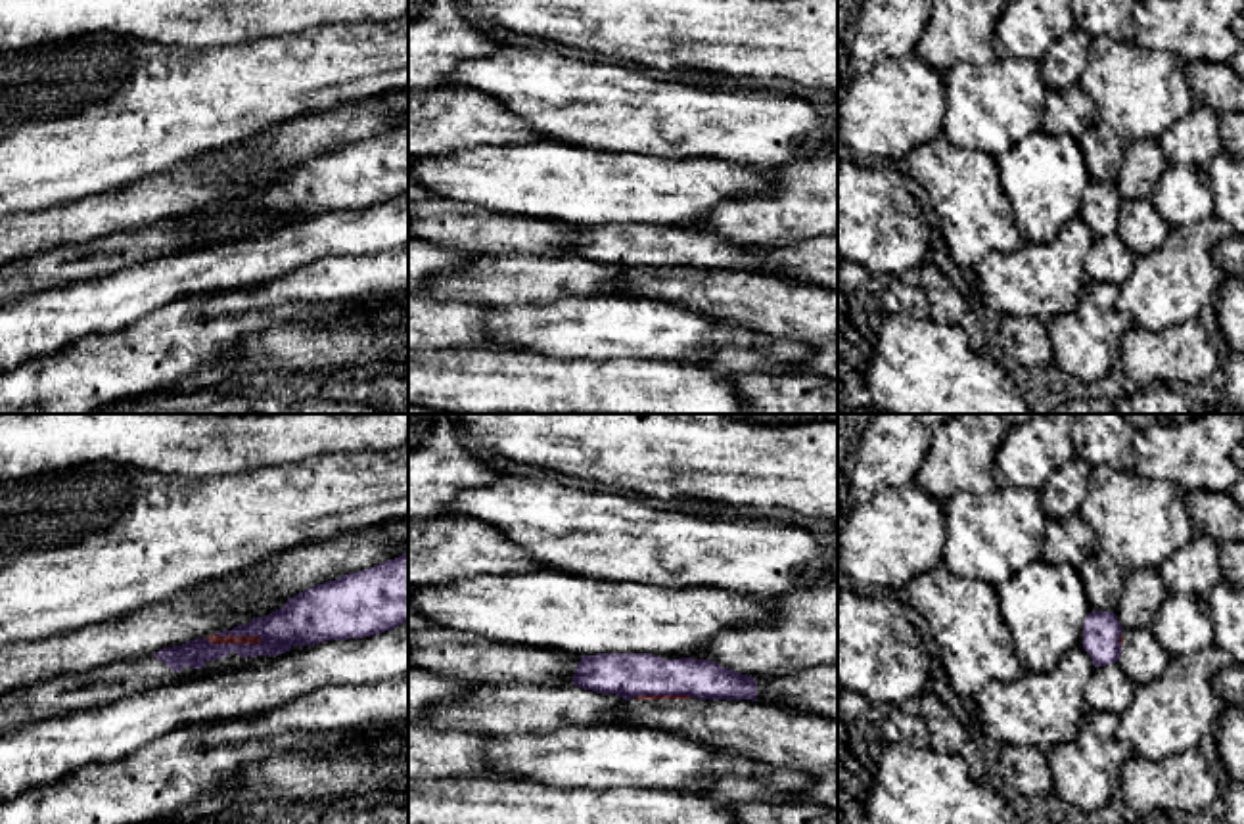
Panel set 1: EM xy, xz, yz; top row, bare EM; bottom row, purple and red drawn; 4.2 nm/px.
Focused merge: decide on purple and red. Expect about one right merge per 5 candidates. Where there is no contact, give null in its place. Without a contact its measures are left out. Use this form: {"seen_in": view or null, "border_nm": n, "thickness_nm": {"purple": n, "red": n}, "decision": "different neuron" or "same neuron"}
{"seen_in": "xy", "border_nm": 240, "thickness_nm": {"purple": 170, "red": 50}, "decision": "different neuron"}

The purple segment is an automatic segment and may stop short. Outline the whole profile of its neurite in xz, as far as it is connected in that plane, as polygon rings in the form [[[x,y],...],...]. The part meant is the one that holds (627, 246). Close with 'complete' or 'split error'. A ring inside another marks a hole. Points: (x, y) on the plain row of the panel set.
[[[652,224],[581,226],[573,253],[583,261],[636,266],[690,266],[757,272],[755,249],[709,230],[663,230]]]; complete

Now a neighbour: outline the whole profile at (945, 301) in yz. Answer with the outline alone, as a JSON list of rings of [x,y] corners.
[[[930,259],[914,278],[928,297],[930,316],[958,326],[966,333],[970,349],[979,353],[987,345],[985,328],[953,282]]]

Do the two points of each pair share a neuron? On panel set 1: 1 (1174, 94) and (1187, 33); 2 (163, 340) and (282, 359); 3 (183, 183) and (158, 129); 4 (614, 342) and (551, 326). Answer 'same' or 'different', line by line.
1: different
2: different
3: different
4: same

